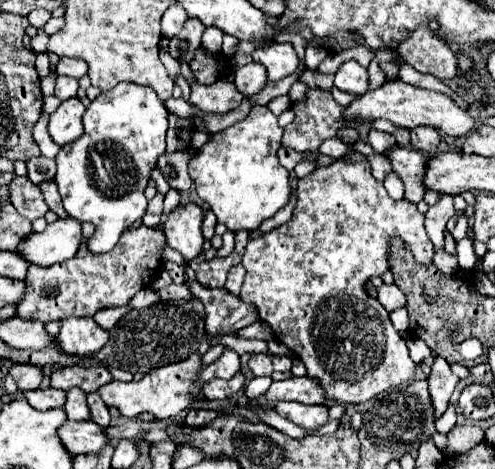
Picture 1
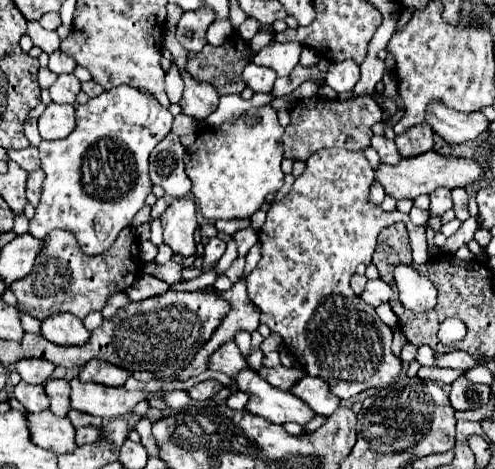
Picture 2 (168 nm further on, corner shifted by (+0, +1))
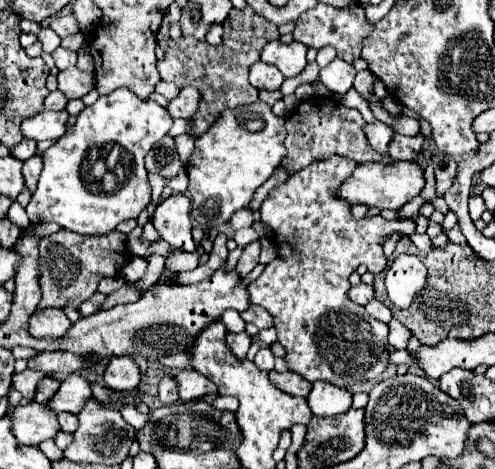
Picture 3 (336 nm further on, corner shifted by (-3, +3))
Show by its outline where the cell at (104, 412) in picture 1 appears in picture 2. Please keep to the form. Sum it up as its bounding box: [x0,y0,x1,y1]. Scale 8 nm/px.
[67,409,103,427]

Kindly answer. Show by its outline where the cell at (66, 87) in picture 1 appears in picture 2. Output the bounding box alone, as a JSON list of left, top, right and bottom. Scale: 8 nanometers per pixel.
[49,75,81,103]

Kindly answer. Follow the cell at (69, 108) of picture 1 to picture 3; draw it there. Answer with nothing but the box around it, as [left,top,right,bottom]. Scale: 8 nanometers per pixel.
[22,111,68,141]

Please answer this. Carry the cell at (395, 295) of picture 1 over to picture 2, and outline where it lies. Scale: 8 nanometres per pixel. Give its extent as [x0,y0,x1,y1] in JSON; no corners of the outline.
[361,279,393,307]

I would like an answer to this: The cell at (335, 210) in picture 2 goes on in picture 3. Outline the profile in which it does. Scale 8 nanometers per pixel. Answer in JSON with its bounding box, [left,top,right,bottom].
[246,155,416,389]

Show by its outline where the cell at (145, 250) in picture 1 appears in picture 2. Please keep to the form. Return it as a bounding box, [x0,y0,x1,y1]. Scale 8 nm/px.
[11,227,141,321]

